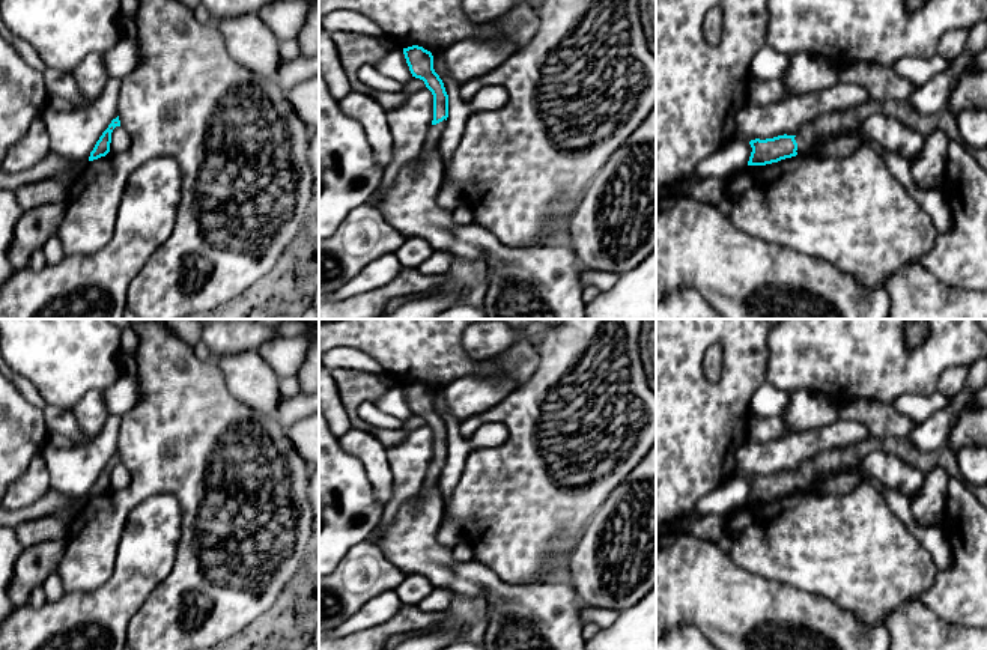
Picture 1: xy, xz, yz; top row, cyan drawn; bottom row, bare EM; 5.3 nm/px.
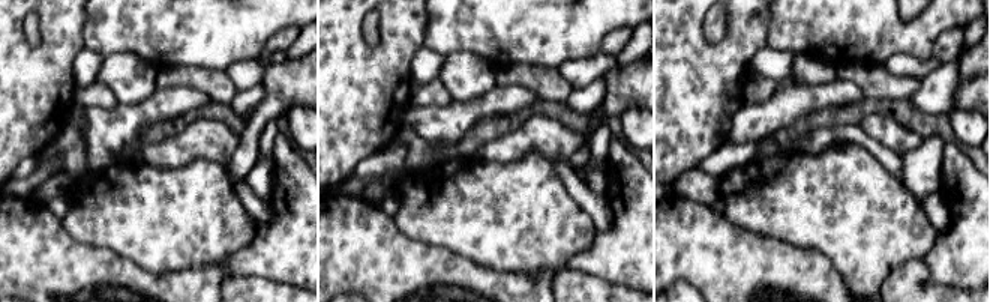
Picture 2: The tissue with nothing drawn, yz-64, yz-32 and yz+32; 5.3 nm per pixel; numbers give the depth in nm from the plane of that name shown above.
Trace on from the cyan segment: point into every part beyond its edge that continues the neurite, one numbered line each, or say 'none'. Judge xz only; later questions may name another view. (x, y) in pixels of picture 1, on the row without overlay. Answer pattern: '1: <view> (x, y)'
1: xz (434, 473)

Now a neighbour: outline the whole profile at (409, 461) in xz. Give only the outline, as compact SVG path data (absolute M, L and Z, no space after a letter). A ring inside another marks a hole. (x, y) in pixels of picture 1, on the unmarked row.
M424 424L409 432L400 444L387 448L387 457L393 471L393 495L384 506L381 524L369 537L372 543L381 539L400 507L421 491L433 457L432 429Z

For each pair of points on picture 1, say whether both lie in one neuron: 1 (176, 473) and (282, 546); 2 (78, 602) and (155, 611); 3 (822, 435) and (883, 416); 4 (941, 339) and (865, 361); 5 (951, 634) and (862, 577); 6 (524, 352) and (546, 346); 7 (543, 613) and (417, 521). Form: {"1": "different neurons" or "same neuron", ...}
{"1": "same neuron", "2": "different neurons", "3": "different neurons", "4": "same neuron", "5": "different neurons", "6": "different neurons", "7": "same neuron"}

